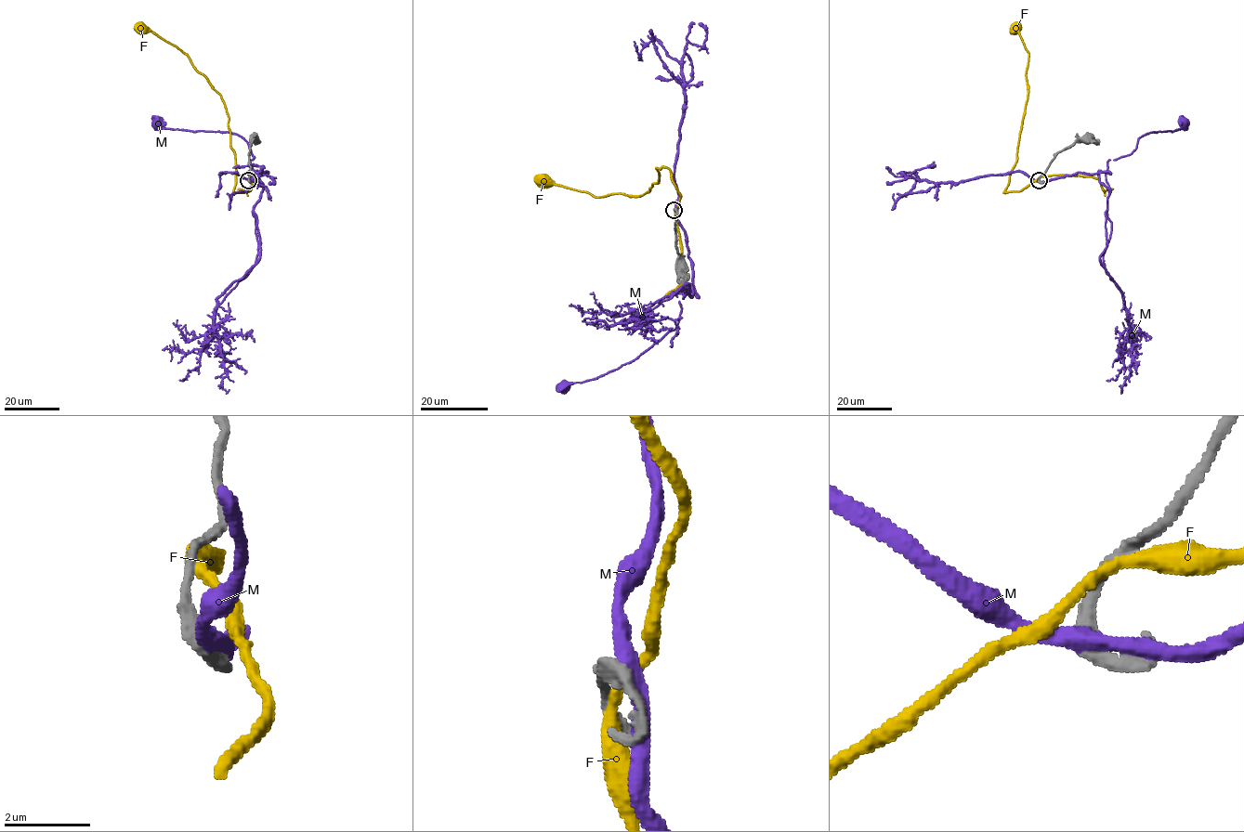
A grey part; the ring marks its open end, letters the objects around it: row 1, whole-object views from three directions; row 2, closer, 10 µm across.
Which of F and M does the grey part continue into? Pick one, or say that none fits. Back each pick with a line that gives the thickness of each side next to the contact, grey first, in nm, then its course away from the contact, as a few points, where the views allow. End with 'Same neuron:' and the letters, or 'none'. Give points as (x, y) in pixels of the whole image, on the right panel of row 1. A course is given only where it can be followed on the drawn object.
Same neuron: none

